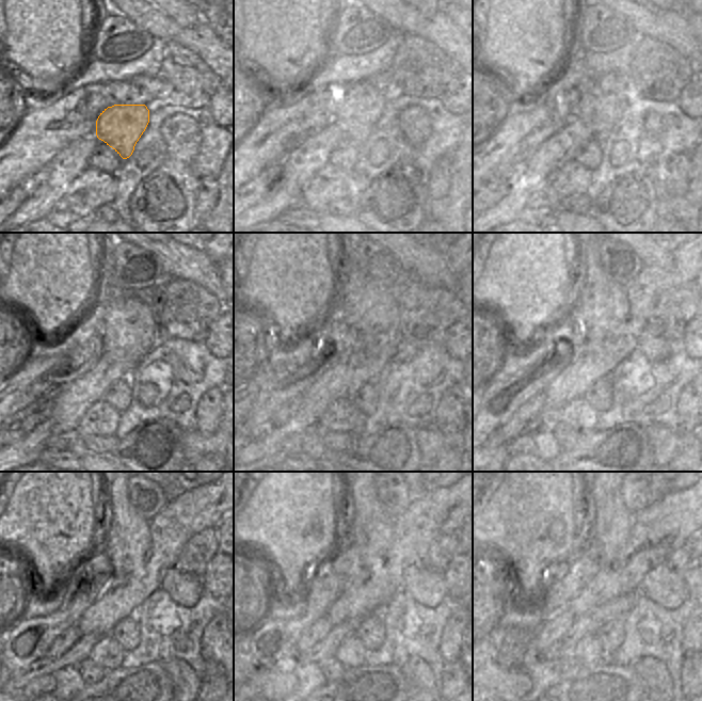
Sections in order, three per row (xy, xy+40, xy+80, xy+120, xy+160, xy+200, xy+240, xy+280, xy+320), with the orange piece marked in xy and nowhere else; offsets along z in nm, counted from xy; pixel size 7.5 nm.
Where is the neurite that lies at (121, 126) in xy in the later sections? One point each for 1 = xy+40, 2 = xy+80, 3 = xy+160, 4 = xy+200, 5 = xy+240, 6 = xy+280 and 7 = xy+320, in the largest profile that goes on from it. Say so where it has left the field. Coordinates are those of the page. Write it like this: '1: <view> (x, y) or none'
1: xy+40 (363, 107)
2: xy+80 (601, 111)
3: xy+160 (363, 303)
4: xy+200 (604, 304)
5: xy+240 (129, 543)
6: xy+280 (373, 529)
7: xy+320 (613, 522)

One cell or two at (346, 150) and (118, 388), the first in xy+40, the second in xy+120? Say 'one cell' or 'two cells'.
one cell

